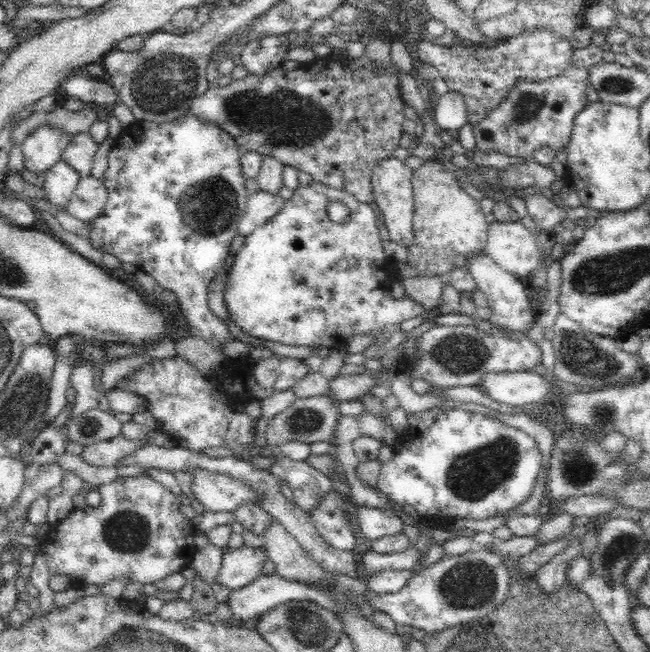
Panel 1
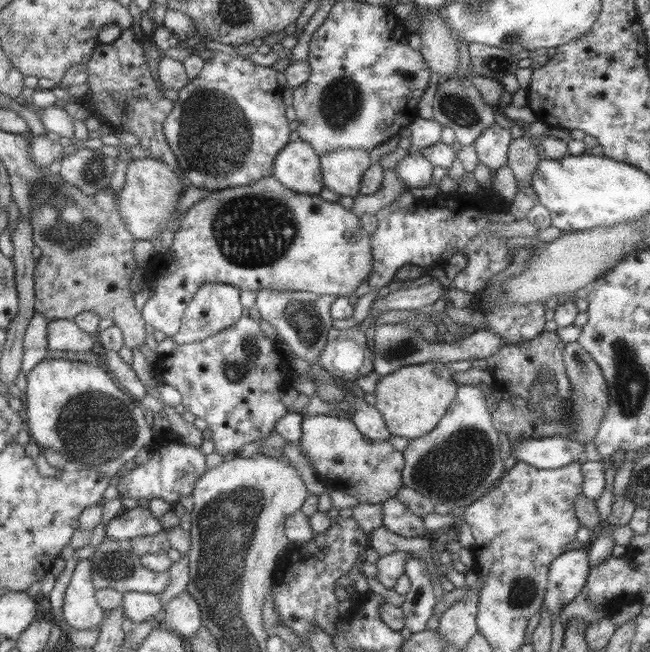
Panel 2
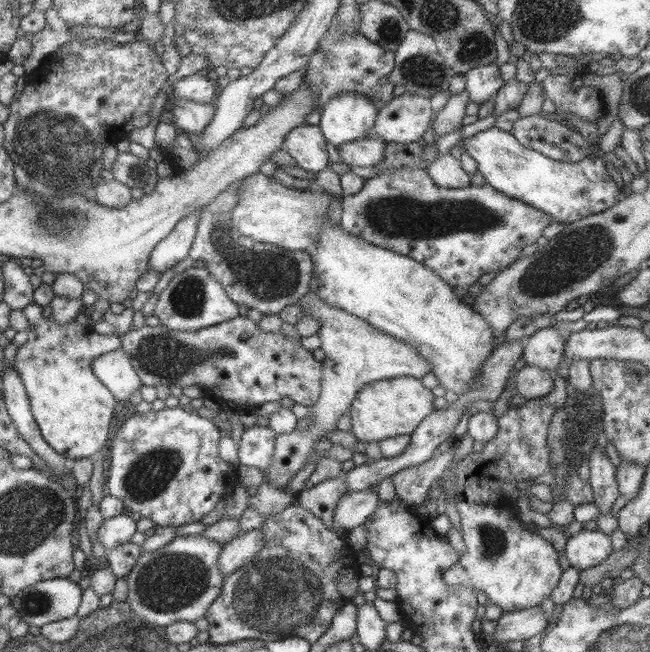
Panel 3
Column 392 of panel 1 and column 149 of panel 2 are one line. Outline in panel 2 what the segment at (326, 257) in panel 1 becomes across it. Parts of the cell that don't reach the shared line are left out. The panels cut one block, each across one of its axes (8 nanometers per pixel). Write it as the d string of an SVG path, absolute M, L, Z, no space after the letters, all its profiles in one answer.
M272 175L267 176L267 178L259 178L259 180L255 180L245 187L232 187L213 191L211 194L207 195L206 198L203 198L197 204L189 208L189 210L181 216L180 220L180 226L173 234L173 240L167 251L165 253L154 252L154 257L146 268L146 274L149 276L150 282L155 283L155 290L151 296L149 296L140 311L143 323L162 332L166 338L170 338L179 330L186 304L191 300L197 288L203 283L220 282L236 286L239 290L247 289L255 290L256 292L259 289L285 289L314 292L315 294L328 294L329 296L337 297L349 296L351 292L357 290L359 284L368 280L371 272L371 265L373 265L373 260L371 260L370 234L363 230L359 219L355 218L348 209L342 208L337 201L328 202L318 195L309 196L309 194L297 194L297 192L287 190L287 188L281 186L279 181L275 180Z

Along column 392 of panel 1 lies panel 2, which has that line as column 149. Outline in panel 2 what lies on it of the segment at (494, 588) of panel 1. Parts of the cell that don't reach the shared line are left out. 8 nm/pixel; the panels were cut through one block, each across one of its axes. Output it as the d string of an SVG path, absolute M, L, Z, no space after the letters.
M129 591L122 593L123 614L134 624L158 616L162 604L158 595Z

